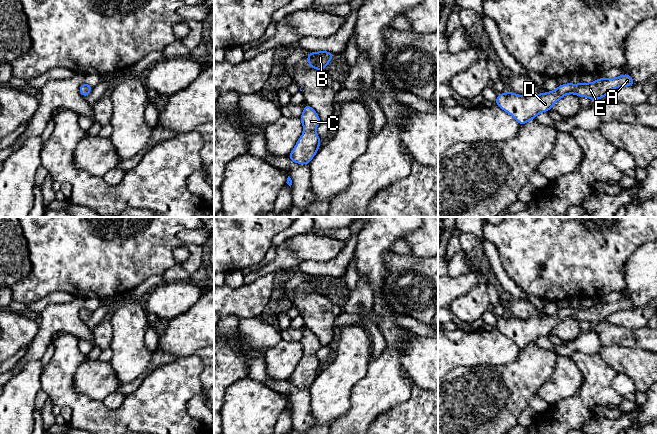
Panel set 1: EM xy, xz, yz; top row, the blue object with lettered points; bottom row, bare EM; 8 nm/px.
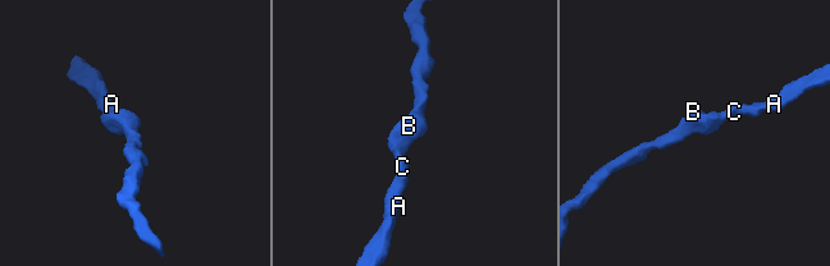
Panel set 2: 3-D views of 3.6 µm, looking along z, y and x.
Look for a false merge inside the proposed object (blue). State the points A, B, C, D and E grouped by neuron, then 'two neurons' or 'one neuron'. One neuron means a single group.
groups A B C D E; one neuron

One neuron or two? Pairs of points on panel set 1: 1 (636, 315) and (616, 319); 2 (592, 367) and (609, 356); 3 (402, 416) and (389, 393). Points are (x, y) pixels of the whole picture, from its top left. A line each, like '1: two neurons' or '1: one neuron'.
1: one neuron
2: two neurons
3: two neurons

